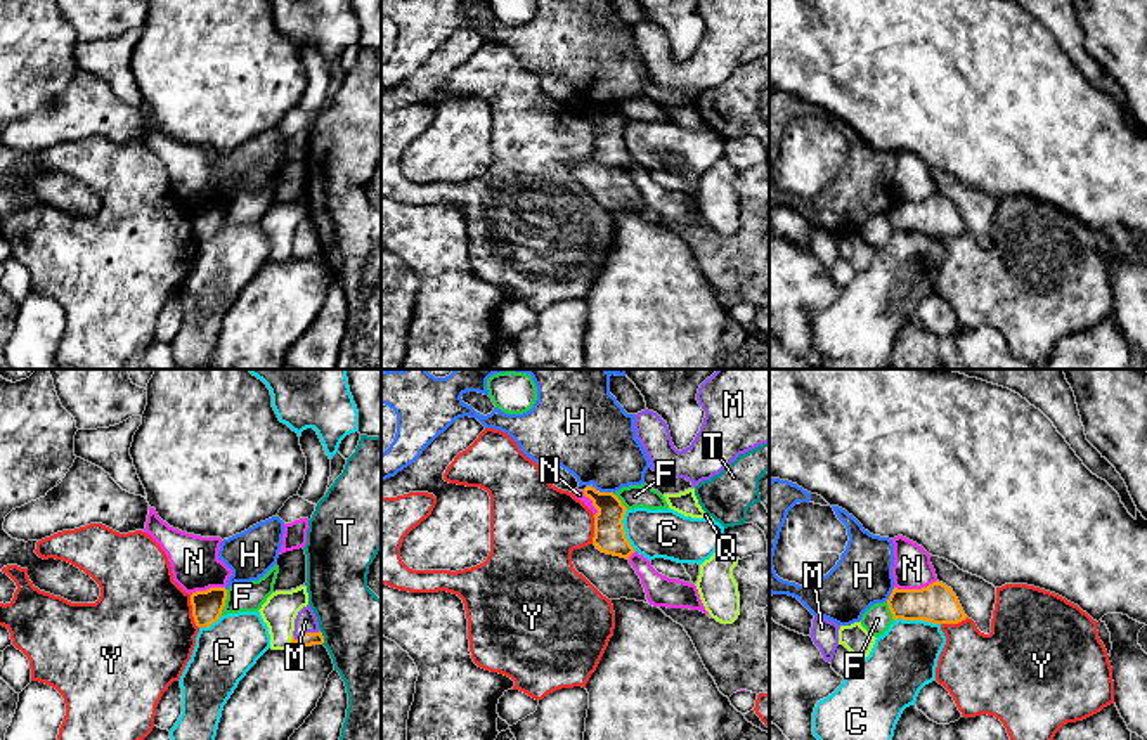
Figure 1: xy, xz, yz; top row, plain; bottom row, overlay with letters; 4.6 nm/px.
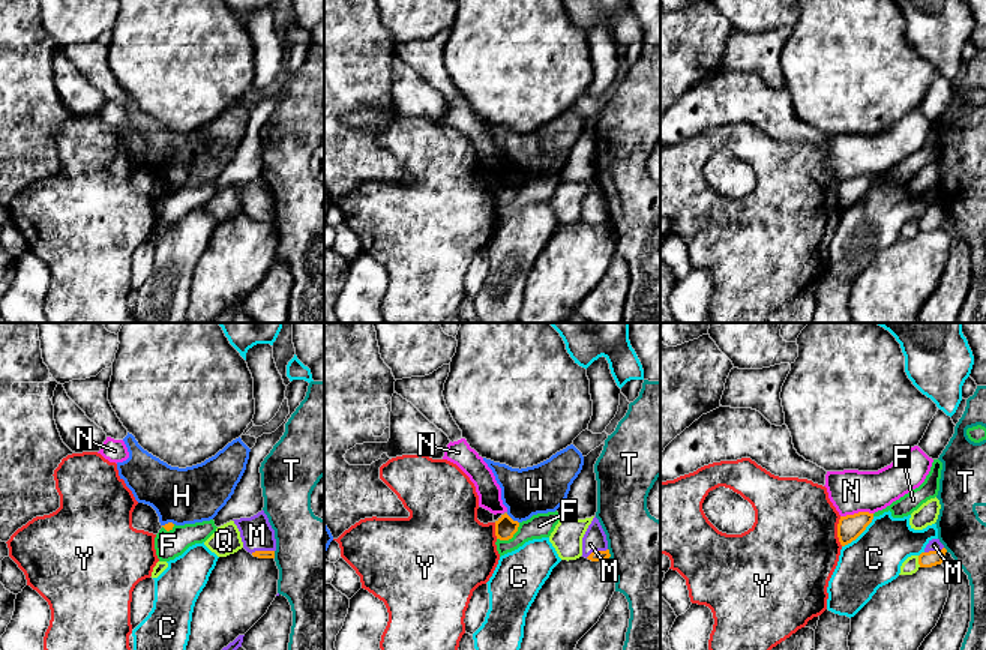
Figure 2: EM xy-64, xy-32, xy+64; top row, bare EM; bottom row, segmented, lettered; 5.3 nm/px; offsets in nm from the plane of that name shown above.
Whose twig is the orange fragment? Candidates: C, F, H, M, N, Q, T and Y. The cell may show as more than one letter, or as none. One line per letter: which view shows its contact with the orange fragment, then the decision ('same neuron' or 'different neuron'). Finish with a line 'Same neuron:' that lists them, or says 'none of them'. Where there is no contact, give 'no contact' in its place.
C: meets orange in yz; different neuron
F: meets orange in xy; different neuron
H: meets orange in xz; different neuron
M: meets orange in xy; same neuron
N: meets orange in yz; different neuron
Q: meets orange in xy; different neuron
T: meets orange in xy; different neuron
Y: meets orange in xy; different neuron
Same neuron: M

